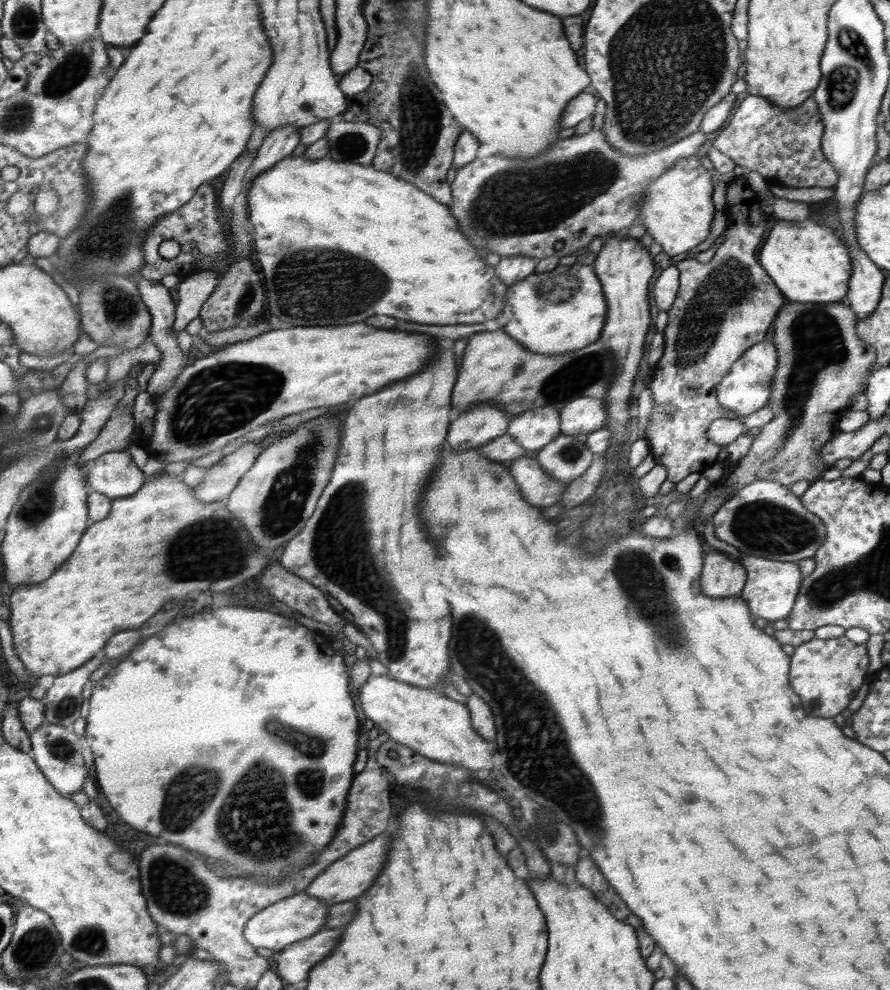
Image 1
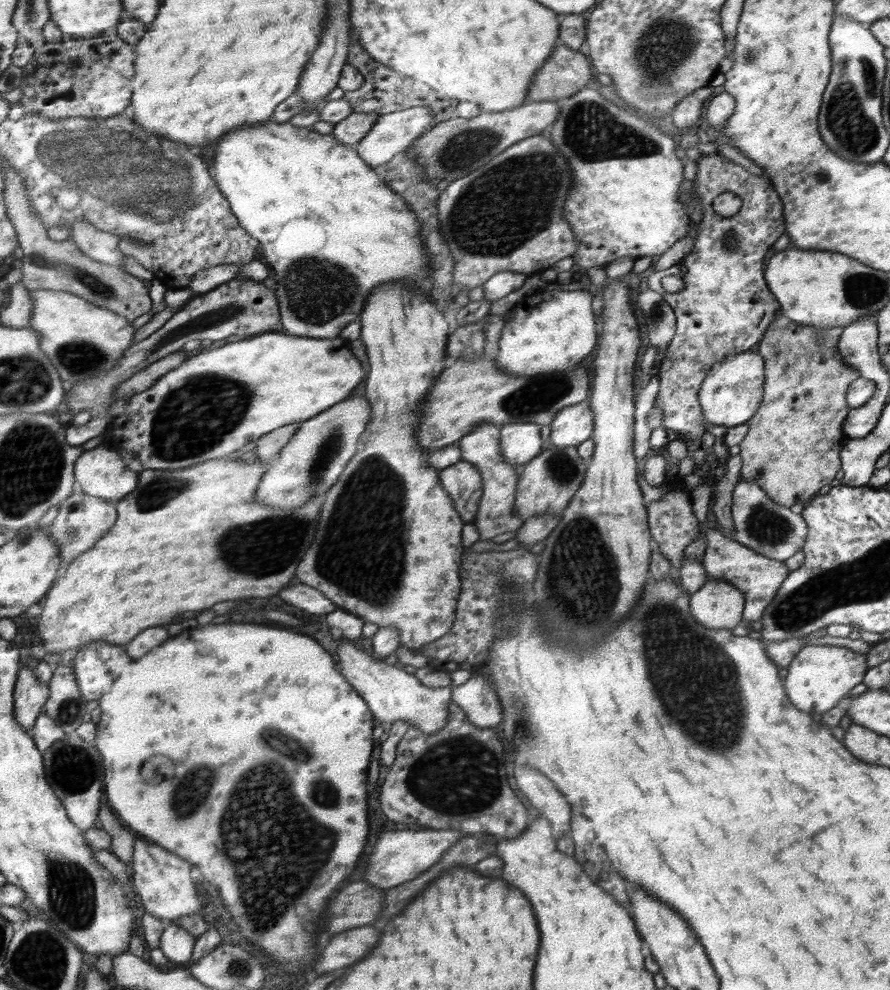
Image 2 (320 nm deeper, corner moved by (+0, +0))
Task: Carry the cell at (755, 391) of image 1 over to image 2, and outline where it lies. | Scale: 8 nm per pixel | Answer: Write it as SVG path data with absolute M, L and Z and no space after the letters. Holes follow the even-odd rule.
M751 351L741 352L713 364L697 394L706 422L726 428L748 423L763 399L764 367L763 356Z

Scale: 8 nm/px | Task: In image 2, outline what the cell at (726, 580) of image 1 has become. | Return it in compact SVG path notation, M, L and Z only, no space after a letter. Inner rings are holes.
M708 579L702 588L689 598L689 607L696 622L712 630L734 630L744 621L746 599L740 589L728 581Z

